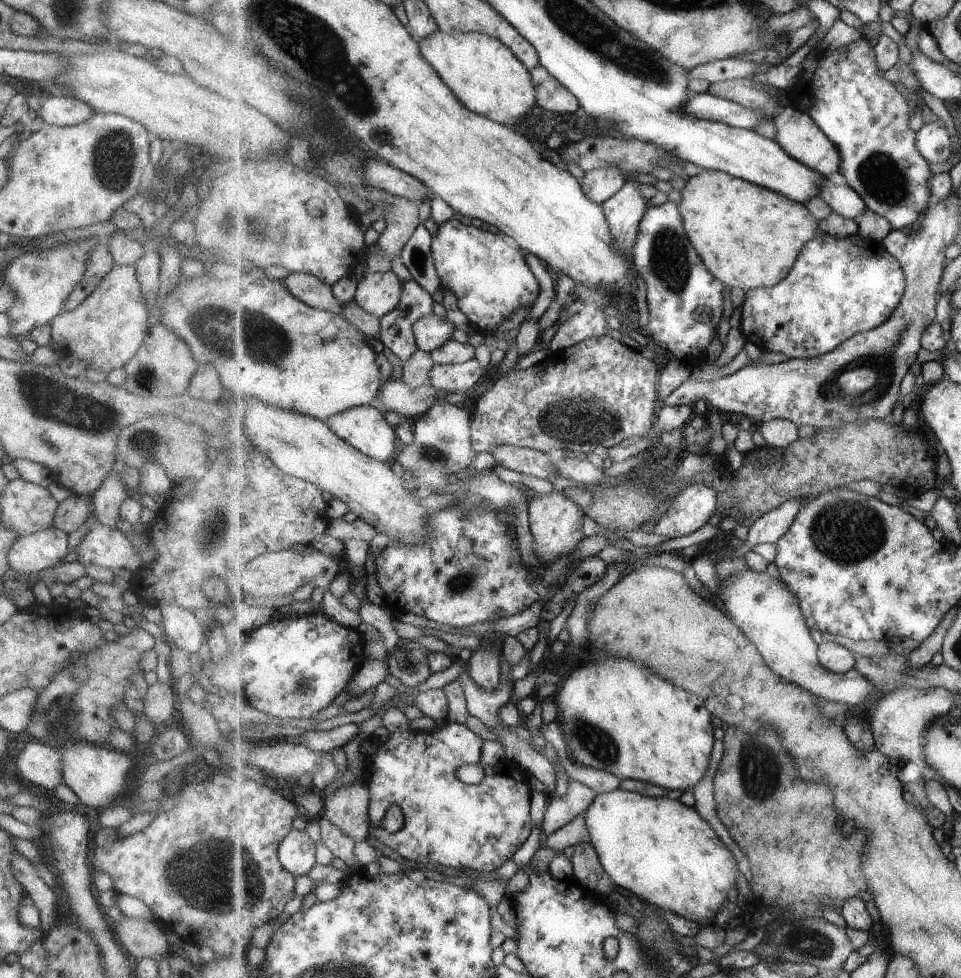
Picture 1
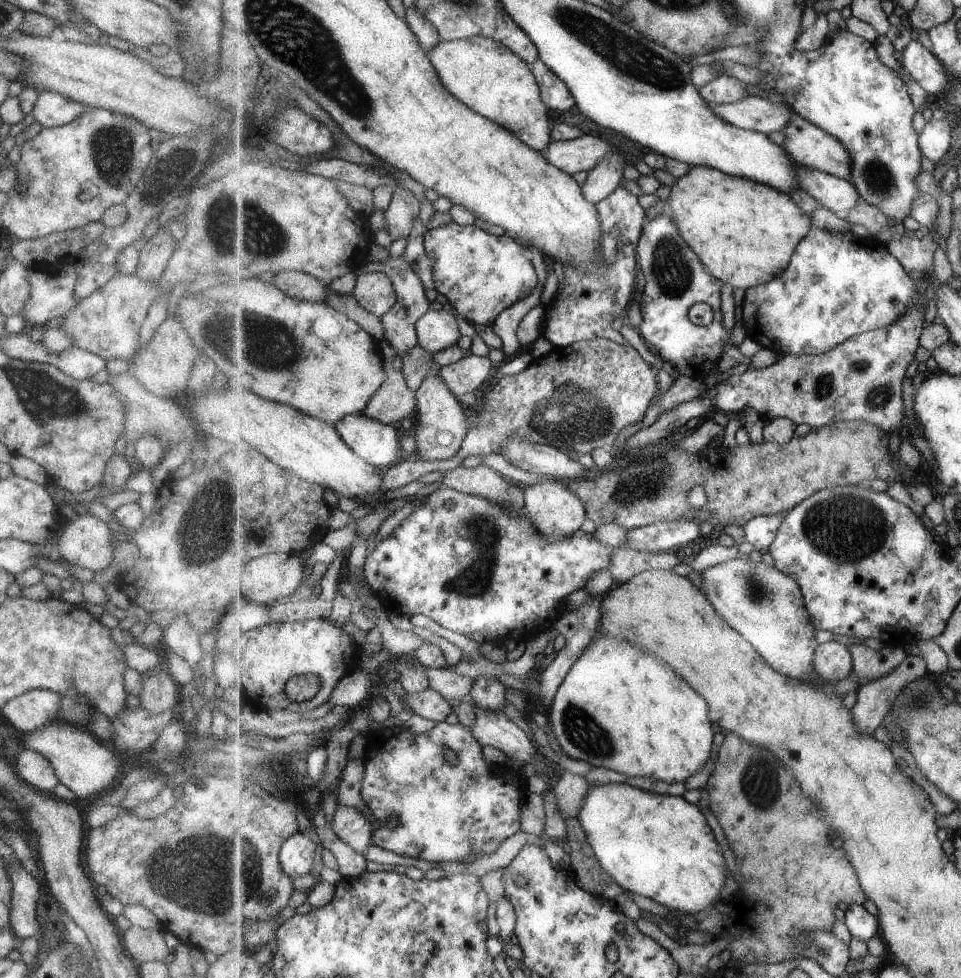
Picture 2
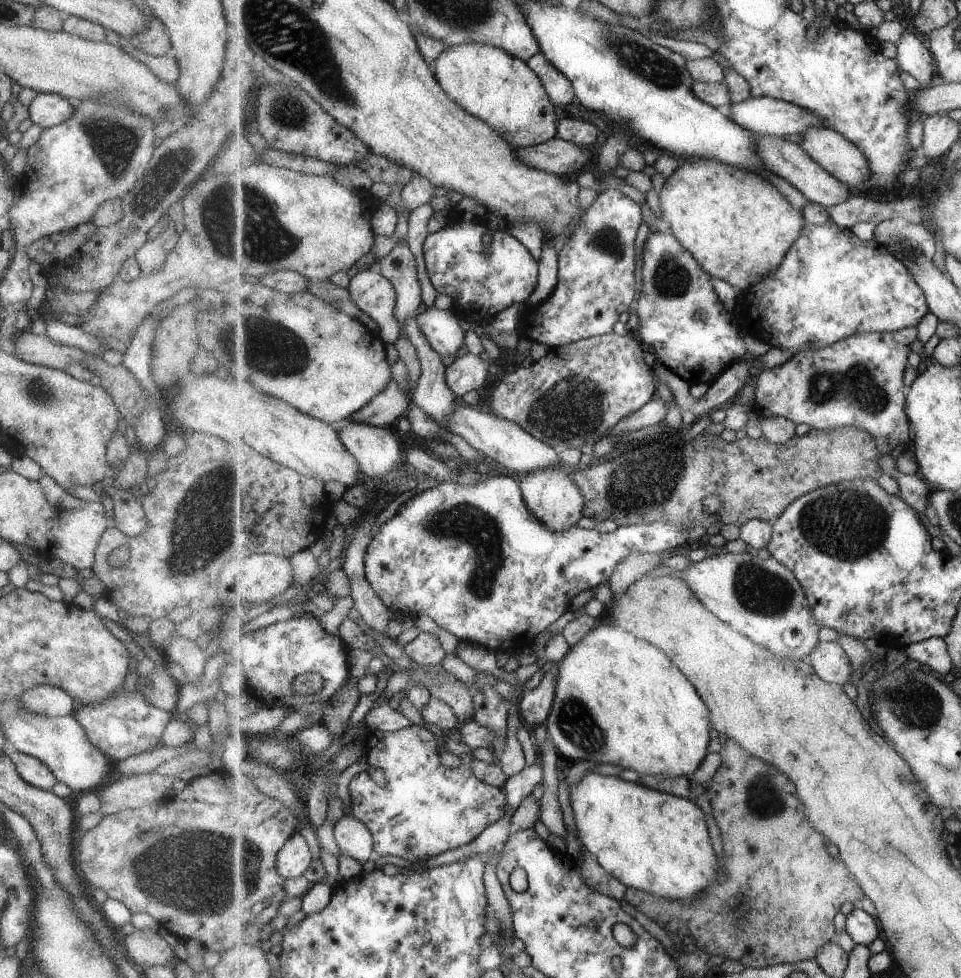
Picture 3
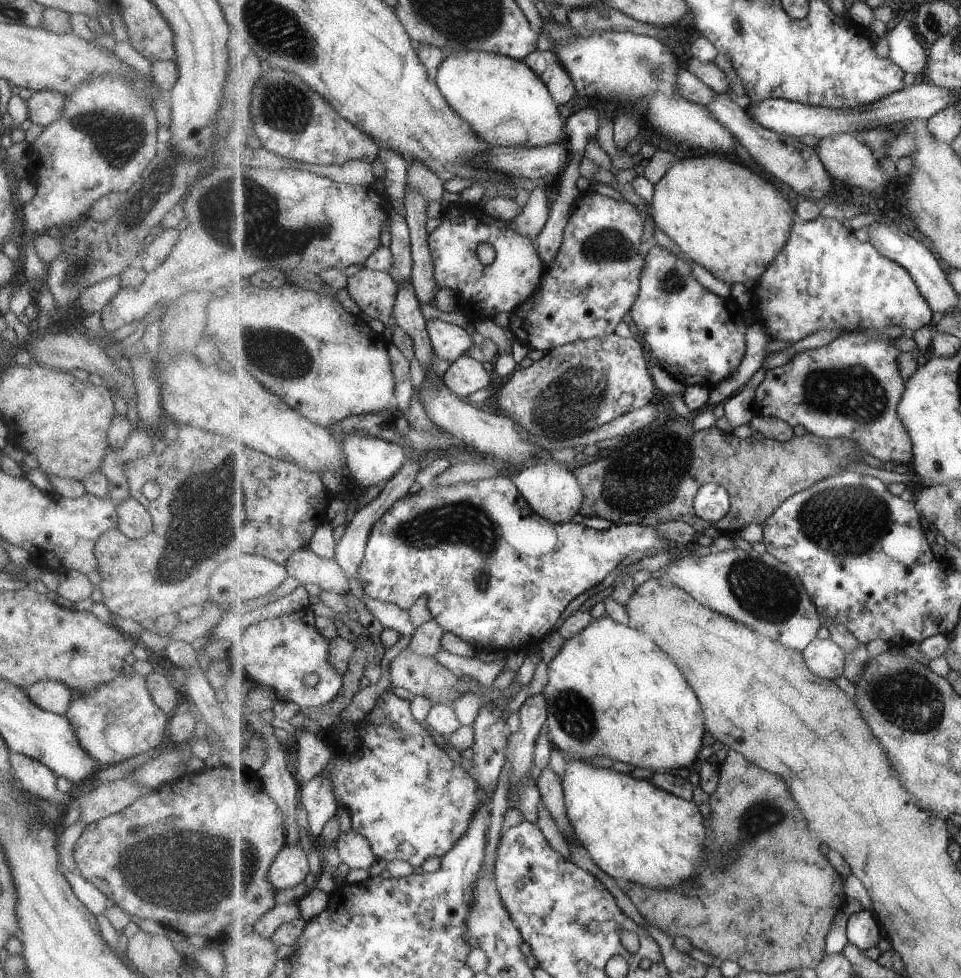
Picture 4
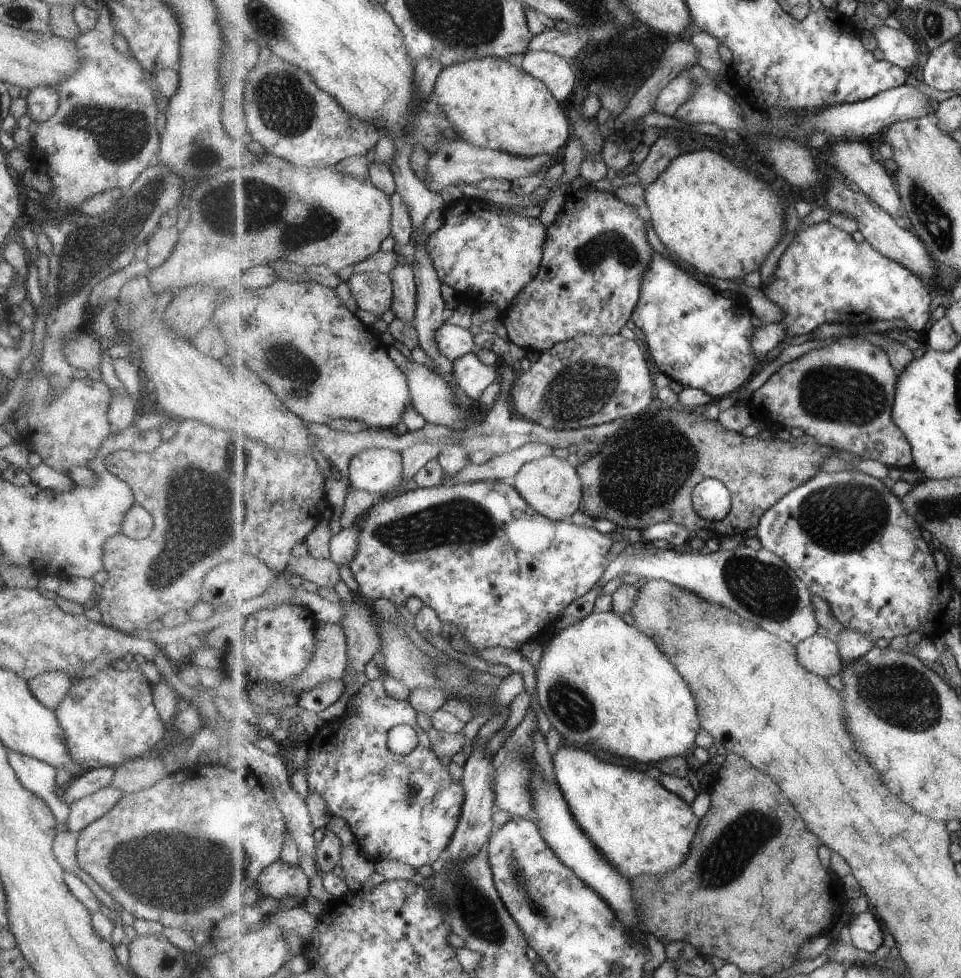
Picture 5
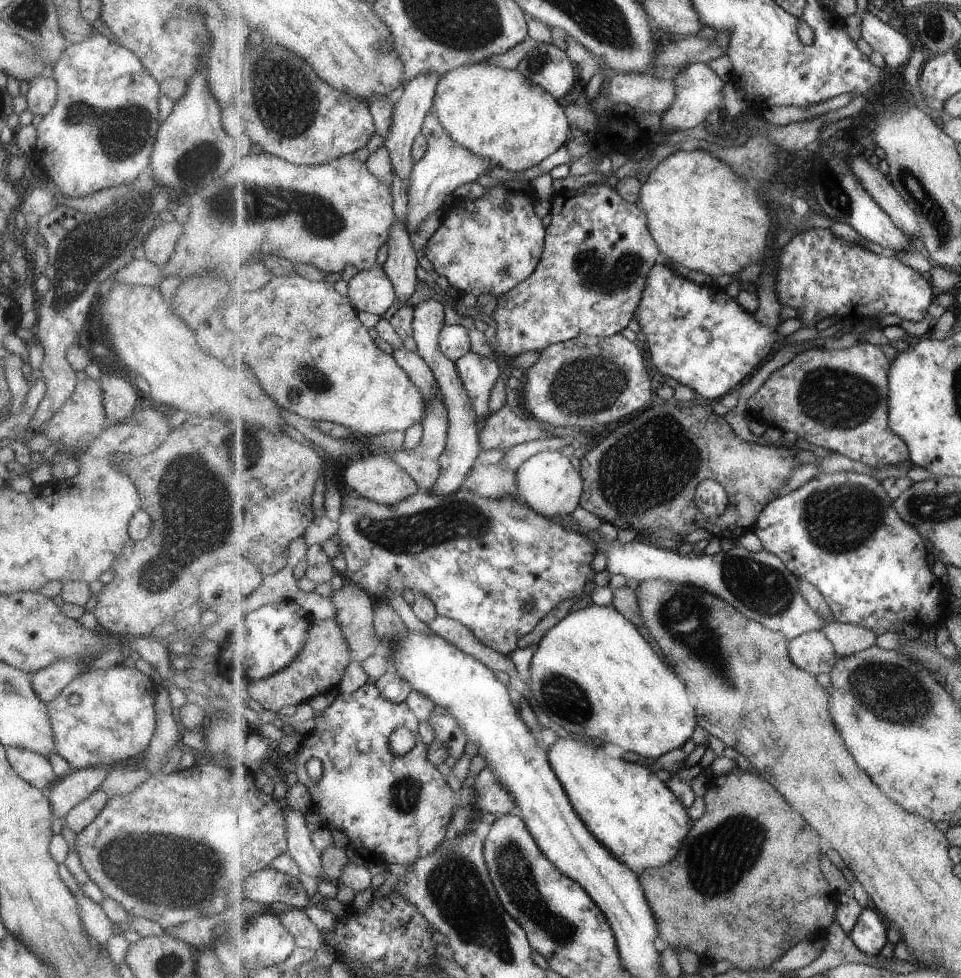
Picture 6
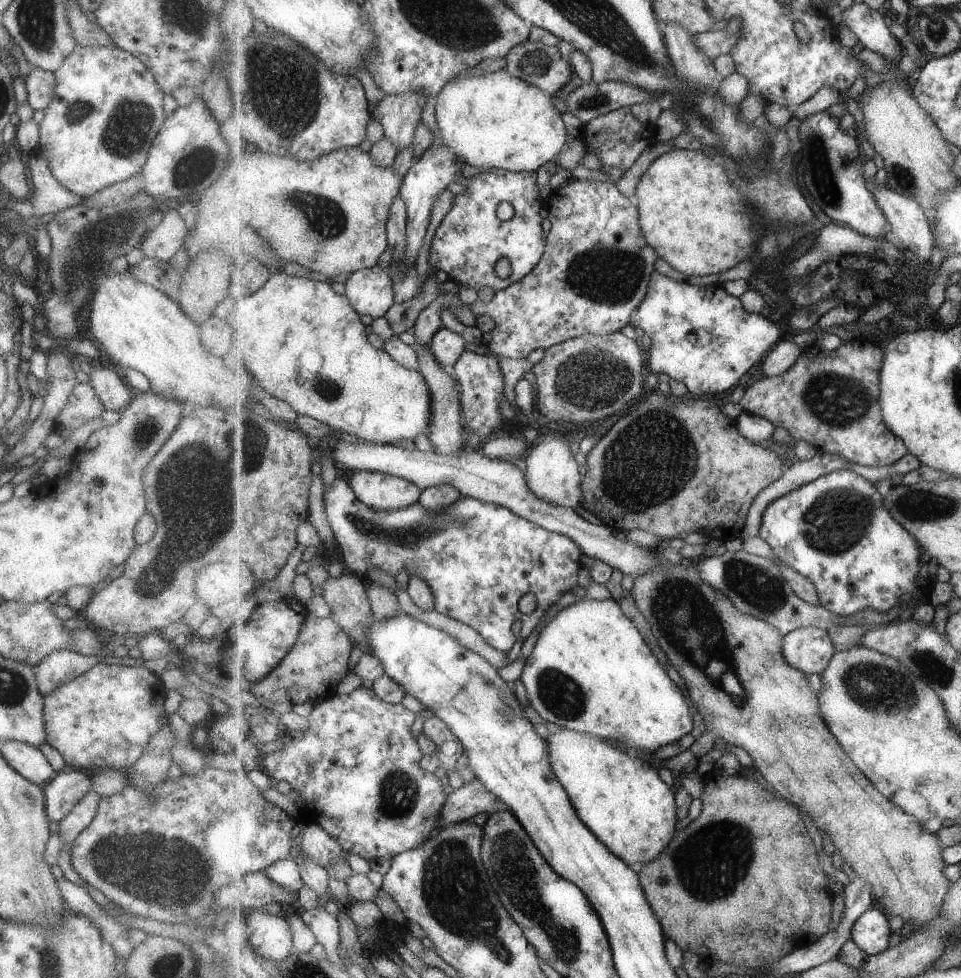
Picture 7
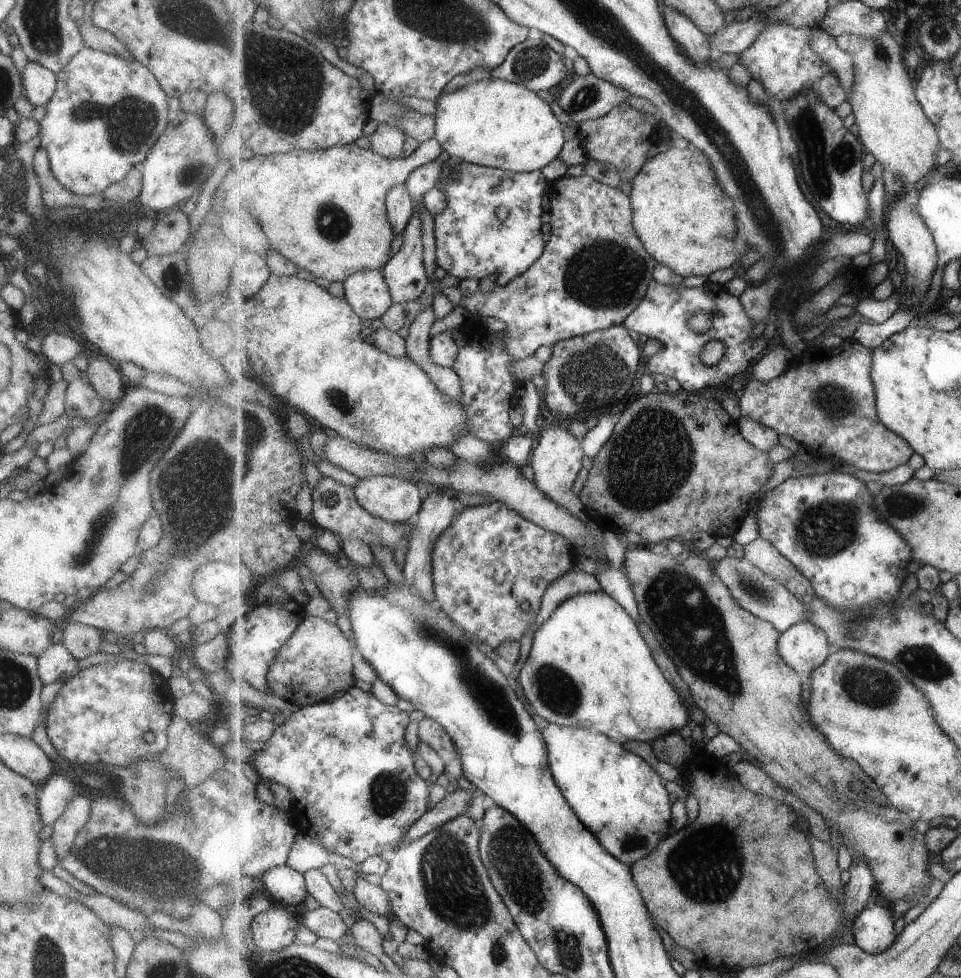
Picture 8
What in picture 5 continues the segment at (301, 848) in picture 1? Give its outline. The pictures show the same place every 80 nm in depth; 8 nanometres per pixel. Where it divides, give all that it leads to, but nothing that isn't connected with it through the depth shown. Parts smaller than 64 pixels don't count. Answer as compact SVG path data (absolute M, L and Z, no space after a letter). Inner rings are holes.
M277 860L259 874L256 890L261 892L262 898L270 897L292 905L304 905L311 896L305 870L283 860Z

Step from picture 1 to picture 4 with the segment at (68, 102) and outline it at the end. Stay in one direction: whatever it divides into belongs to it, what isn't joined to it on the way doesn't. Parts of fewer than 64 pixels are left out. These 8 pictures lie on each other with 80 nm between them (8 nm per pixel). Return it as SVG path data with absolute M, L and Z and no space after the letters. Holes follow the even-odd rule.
M51 90L32 91L25 104L30 122L47 126L59 118L59 112L63 108L63 95Z

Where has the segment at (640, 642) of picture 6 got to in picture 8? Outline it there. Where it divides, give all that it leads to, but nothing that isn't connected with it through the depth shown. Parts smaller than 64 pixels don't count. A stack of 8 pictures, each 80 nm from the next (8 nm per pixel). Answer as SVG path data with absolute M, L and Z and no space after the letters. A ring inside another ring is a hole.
M603 590L577 594L555 608L534 633L530 655L517 680L535 713L545 721L567 727L595 728L595 732L603 732L621 744L629 740L651 744L692 724L683 698L657 666L637 622Z

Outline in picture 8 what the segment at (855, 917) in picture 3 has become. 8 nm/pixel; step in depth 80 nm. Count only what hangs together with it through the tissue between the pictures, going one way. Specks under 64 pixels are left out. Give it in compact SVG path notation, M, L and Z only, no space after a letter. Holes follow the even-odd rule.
M873 906L861 912L861 915L855 919L854 932L855 943L867 952L867 954L883 954L885 950L889 950L895 944L897 937L895 935L895 917L893 917L893 910L884 908L883 906Z

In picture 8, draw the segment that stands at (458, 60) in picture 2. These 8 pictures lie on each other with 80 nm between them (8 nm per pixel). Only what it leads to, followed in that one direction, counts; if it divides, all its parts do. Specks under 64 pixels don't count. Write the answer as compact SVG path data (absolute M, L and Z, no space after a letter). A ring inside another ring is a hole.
M490 77L437 100L435 138L449 156L465 163L515 173L541 171L557 160L565 145L564 125L537 92Z

